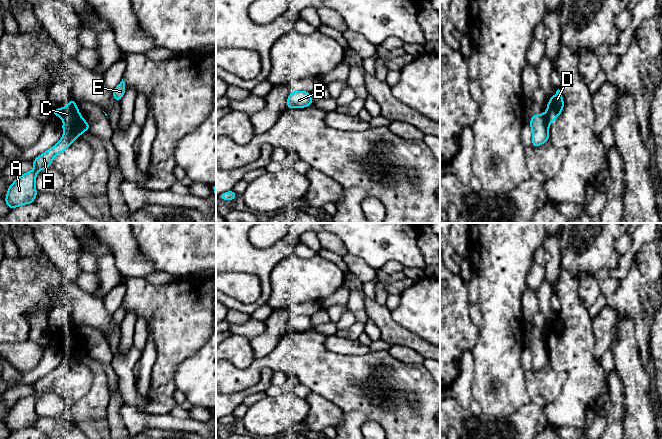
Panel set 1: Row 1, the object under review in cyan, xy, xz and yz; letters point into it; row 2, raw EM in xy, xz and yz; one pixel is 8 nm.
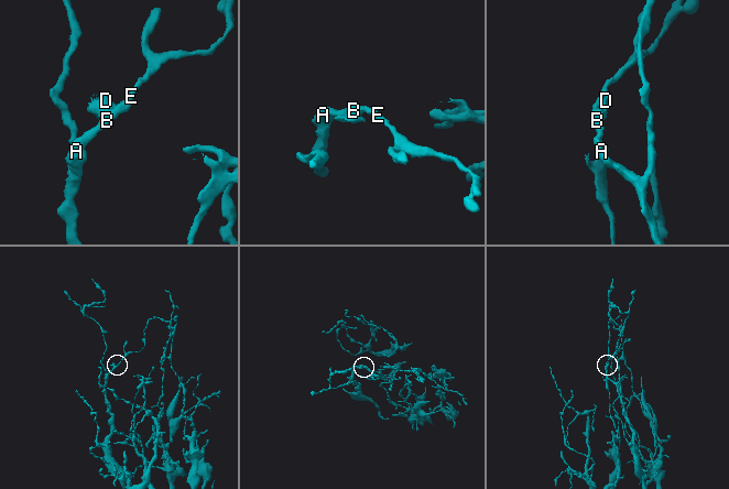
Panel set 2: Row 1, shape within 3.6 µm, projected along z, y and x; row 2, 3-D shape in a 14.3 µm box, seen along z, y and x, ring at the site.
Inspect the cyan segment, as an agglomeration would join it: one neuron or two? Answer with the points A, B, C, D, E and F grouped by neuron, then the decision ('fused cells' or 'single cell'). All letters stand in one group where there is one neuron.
A B E F / C D; fused cells

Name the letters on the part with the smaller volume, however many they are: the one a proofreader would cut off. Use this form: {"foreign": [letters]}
{"foreign": ["C", "D"]}

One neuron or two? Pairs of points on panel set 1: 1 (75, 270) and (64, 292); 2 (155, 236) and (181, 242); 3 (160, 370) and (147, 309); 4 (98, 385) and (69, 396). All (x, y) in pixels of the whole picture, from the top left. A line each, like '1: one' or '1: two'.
1: two
2: one
3: one
4: two

